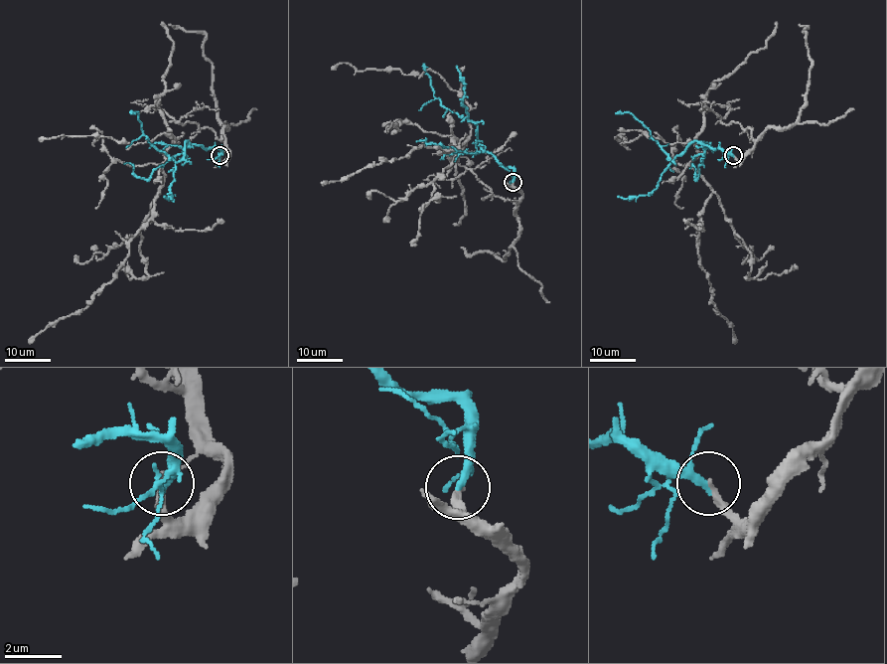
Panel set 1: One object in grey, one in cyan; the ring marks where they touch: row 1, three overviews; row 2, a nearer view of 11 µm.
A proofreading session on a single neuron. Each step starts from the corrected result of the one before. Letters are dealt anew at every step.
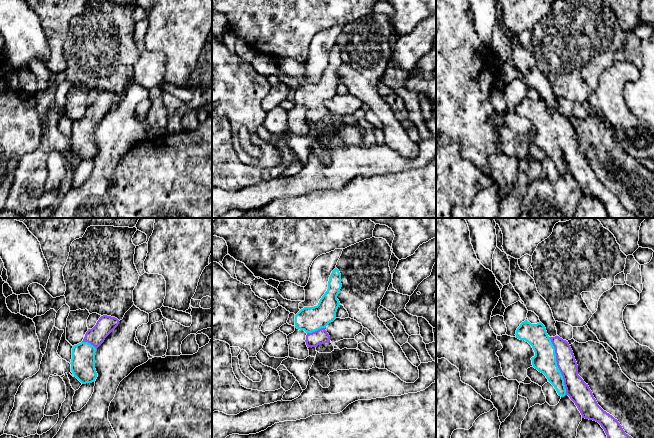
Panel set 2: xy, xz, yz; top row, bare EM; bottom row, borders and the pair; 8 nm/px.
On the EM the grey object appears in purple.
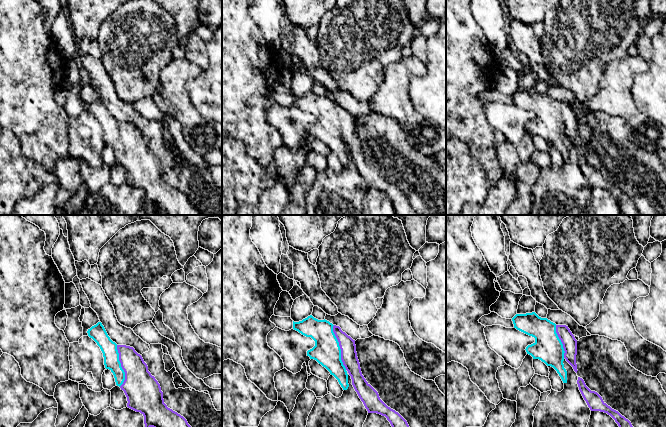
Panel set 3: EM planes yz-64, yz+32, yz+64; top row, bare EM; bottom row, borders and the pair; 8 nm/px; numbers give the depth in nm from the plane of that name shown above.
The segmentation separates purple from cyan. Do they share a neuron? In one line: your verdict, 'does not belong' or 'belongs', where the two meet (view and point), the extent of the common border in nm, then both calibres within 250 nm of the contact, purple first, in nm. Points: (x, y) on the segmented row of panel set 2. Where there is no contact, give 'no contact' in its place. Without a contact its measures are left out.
belongs | yz (557, 365) | 480 nm | 170/180 nm

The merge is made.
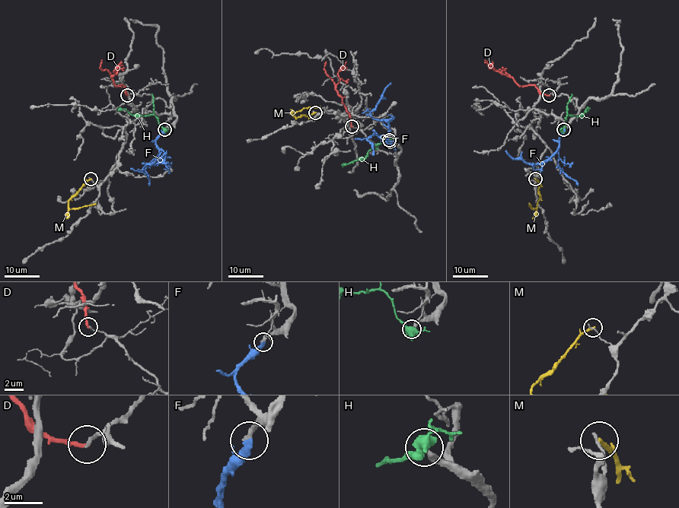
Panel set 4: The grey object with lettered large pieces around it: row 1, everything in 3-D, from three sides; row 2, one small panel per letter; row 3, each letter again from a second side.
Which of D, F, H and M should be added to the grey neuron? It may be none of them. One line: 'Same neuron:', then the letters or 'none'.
Same neuron: F

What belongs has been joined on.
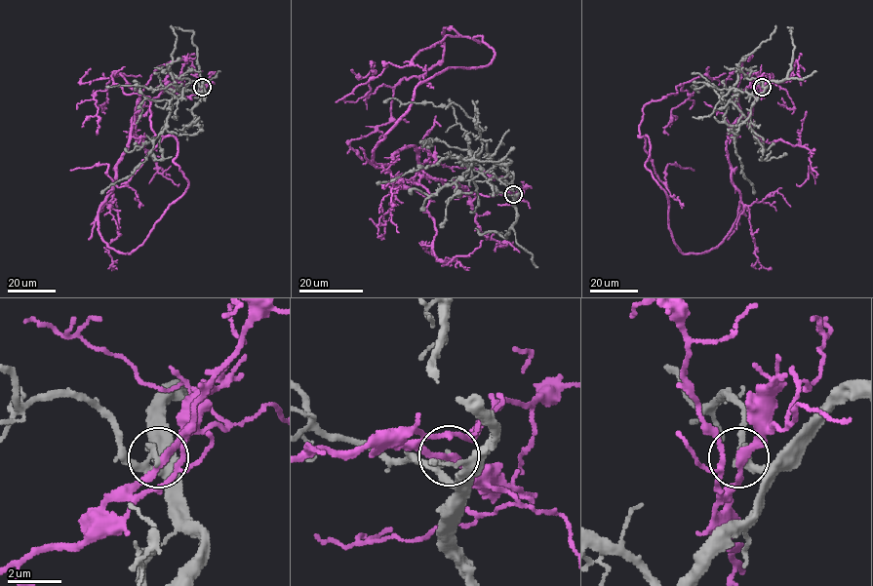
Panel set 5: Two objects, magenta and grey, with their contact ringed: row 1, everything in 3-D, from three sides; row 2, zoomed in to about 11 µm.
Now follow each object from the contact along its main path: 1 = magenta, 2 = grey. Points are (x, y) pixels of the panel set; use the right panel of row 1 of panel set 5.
1: (762, 86), (727, 141), (737, 219), (717, 246), (683, 253), (645, 166), (643, 107), (736, 68)
2: (762, 86), (747, 77), (751, 70), (739, 68), (732, 98), (742, 115), (735, 153), (754, 193)

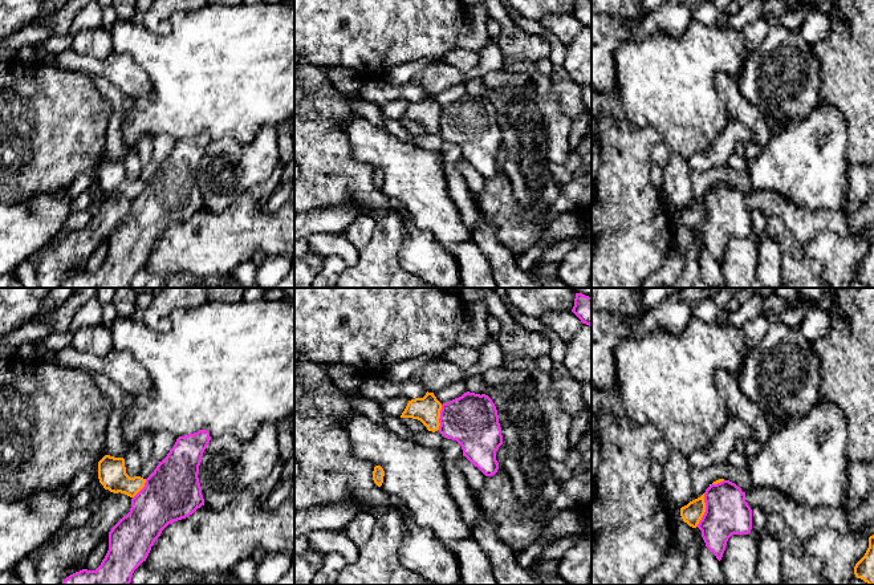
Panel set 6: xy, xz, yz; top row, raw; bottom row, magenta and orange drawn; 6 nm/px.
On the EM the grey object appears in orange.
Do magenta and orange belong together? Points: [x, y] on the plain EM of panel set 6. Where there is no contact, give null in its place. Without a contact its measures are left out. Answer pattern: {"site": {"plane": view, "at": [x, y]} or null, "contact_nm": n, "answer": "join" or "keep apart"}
{"site": {"plane": "yz", "at": [706, 212]}, "contact_nm": 200, "answer": "keep apart"}

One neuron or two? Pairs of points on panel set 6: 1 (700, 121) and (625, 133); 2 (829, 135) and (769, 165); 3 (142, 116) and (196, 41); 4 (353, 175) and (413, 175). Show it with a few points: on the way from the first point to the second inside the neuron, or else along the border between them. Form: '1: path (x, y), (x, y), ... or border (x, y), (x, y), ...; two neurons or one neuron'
1: border (625, 120), (638, 125), (653, 125), (663, 141); two neurons
2: path (814, 149), (800, 163), (784, 165); one neuron
3: path (161, 97), (196, 60); one neuron
4: border (350, 147), (356, 161), (375, 167); two neurons

